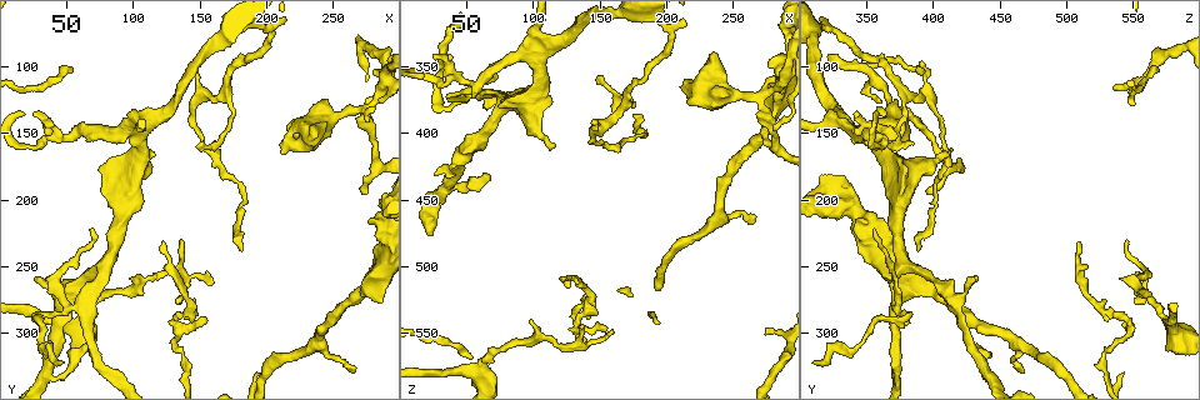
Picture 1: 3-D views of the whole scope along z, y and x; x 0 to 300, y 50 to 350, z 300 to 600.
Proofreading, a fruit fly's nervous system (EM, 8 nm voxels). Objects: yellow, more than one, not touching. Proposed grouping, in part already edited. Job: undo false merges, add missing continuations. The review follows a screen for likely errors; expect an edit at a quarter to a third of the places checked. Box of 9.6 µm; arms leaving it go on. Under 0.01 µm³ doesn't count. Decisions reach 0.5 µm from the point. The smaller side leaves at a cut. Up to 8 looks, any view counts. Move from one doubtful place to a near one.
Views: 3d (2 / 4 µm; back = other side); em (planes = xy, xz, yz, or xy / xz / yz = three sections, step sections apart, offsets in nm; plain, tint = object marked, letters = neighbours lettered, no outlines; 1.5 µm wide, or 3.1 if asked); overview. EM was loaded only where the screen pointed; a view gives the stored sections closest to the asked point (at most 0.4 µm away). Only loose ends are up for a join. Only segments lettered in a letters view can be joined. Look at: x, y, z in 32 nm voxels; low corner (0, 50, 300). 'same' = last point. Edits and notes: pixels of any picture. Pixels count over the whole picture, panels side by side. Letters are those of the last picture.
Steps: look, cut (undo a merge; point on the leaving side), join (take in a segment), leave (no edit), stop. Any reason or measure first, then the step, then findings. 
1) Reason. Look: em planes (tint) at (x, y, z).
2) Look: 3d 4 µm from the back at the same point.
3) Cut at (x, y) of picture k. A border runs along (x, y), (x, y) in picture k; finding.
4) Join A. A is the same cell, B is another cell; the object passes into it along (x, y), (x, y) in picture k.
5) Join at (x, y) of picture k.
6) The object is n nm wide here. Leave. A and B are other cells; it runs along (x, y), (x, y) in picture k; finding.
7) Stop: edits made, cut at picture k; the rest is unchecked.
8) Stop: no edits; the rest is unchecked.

Arms part here. Look: 3d 2 µm from the back at (268, 132, 372).

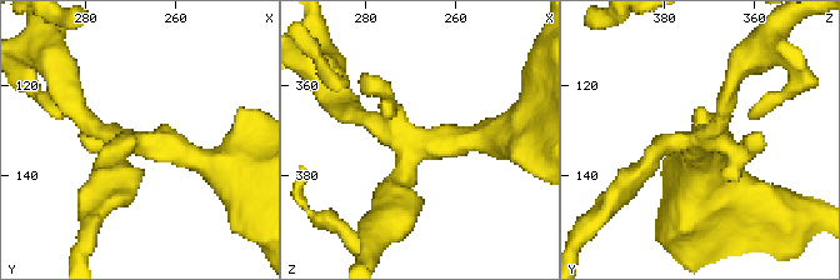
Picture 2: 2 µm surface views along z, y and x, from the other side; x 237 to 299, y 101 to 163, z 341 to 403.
3 arms meet here; the arms are 170, 200, 440 nm wide; need the tissue. Look: em yz step 8 (tint) at (269, 132, 373).

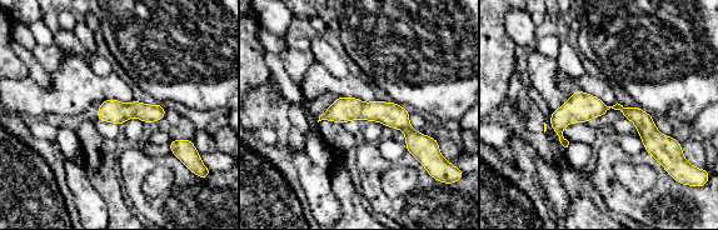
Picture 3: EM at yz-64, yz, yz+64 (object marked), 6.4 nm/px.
Cut it another way. Look: em planes (letters) at the same point.

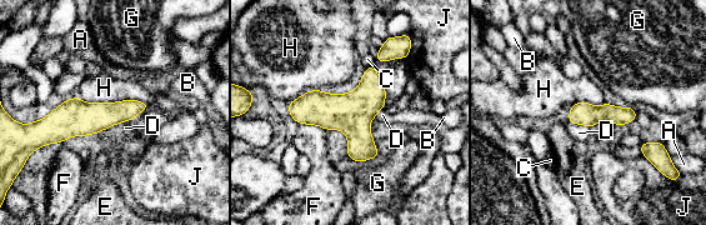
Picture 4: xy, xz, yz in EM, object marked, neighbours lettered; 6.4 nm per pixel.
The longest contact is with H, 460 nm. Leave. A, B, C, D, E, F, G, H and J are other cells; a border runs along (78, 95), (86, 101), (149, 104) in picture 4; all the same cell.

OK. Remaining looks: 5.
Free end. Look: 3d 4 µm from the back at (214, 166, 366).

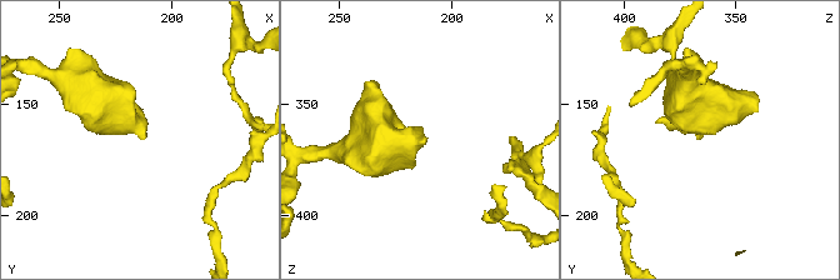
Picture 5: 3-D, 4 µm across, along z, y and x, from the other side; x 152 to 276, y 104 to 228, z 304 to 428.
Look: em xy step 8 (letters) at (213, 167, 368).

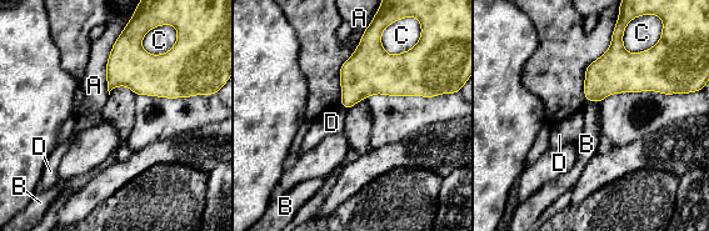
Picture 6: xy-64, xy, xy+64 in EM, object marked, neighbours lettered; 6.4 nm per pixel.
Cut it another way. Look: em planes (letters) at the same point.

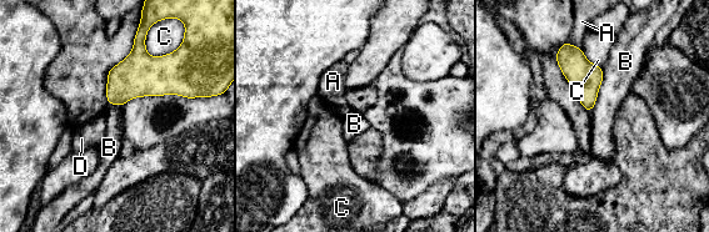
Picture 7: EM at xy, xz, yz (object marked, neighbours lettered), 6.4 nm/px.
Leave. A, B, C and D are other cells; a border runs along (604, 70), (597, 101), (589, 112) in picture 7; none of them fits.

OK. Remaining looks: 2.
Tapers out. Look: em yz step 4 (letters) at (148, 156, 358).

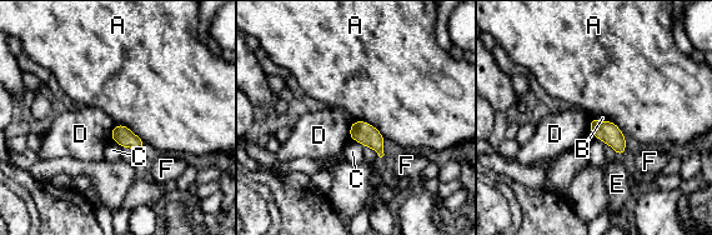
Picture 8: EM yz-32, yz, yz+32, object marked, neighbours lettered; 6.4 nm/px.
Leave. A, B, C, D, E and F are other cells; a border runs along (354, 120), (370, 123), (386, 139) in picture 8; no lettered segment goes on from it.

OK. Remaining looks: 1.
Stop: no edits; the rest is unchecked.

